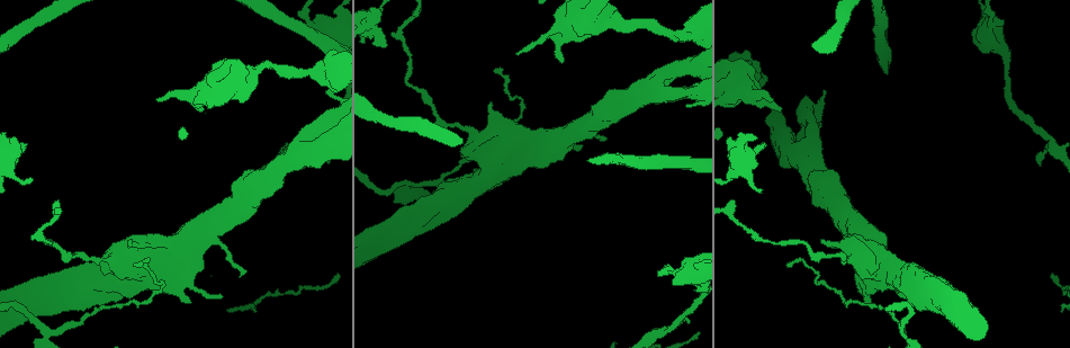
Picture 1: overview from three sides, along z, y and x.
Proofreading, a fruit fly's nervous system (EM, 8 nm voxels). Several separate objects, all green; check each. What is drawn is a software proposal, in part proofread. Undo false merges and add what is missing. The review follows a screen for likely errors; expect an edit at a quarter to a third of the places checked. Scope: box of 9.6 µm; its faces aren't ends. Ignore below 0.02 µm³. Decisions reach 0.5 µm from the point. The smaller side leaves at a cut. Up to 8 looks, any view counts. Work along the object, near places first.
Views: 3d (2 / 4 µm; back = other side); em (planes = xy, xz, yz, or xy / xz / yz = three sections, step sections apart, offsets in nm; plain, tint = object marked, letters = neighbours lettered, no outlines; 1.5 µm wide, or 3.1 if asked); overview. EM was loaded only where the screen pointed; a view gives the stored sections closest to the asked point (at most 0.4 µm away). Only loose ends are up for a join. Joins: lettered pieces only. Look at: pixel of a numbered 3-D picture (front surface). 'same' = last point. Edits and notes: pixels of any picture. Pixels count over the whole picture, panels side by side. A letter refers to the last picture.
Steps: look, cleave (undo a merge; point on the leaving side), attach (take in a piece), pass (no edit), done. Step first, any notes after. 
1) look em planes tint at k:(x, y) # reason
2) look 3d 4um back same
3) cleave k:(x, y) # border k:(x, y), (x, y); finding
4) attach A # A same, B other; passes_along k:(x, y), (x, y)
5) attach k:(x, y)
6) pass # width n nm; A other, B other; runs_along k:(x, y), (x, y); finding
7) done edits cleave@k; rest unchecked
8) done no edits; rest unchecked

look em xz step 4 tint at 1:(1040, 163) # free end

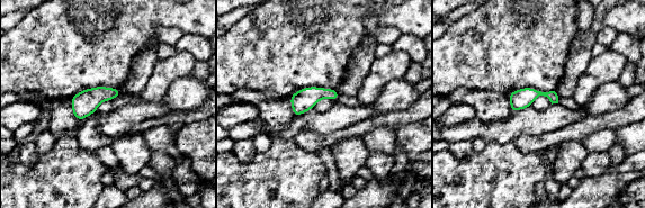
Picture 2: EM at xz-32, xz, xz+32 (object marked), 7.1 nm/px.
look em planes letters same # another direction

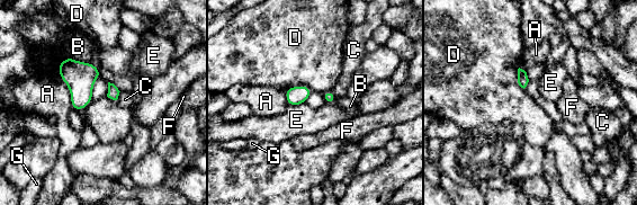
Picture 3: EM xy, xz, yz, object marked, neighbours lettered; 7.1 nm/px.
pass # width 130 nm; A other, B other, C other, D other, E other, F other, G other; none of them fits

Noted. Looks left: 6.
look 3d 2um at 1:(328, 92) # long arm stops here

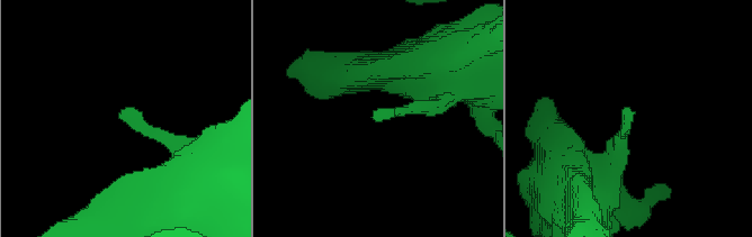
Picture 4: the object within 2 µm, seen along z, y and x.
look em planes letters at 4:(375, 120) # need the tissue

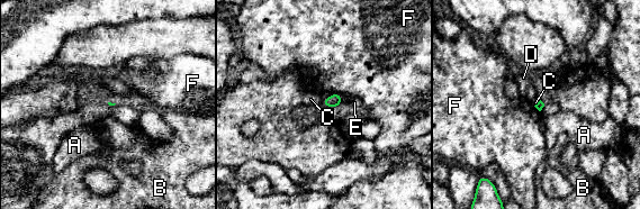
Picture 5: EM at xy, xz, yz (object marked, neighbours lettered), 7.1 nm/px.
pass # A other, B other, C other, D other, E other, F other; border 5:(323, 99), (321, 103); none of them fits

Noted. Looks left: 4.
look em planes letters at 1:(197, 100) # thick end

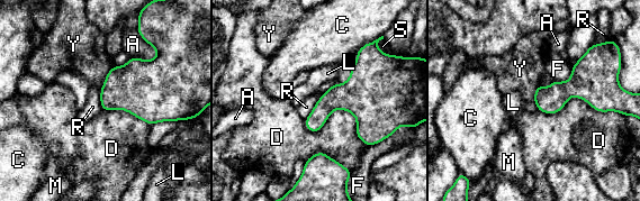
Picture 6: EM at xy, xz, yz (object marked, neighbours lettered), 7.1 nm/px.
pass # longest_contact D 500 nm; A other, C other, D other, F other, L other, M other, R other, S other, Y other; border 6:(320, 97), (305, 119); no lettered piece goes on from it

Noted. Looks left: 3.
done no edits; rest unchecked

